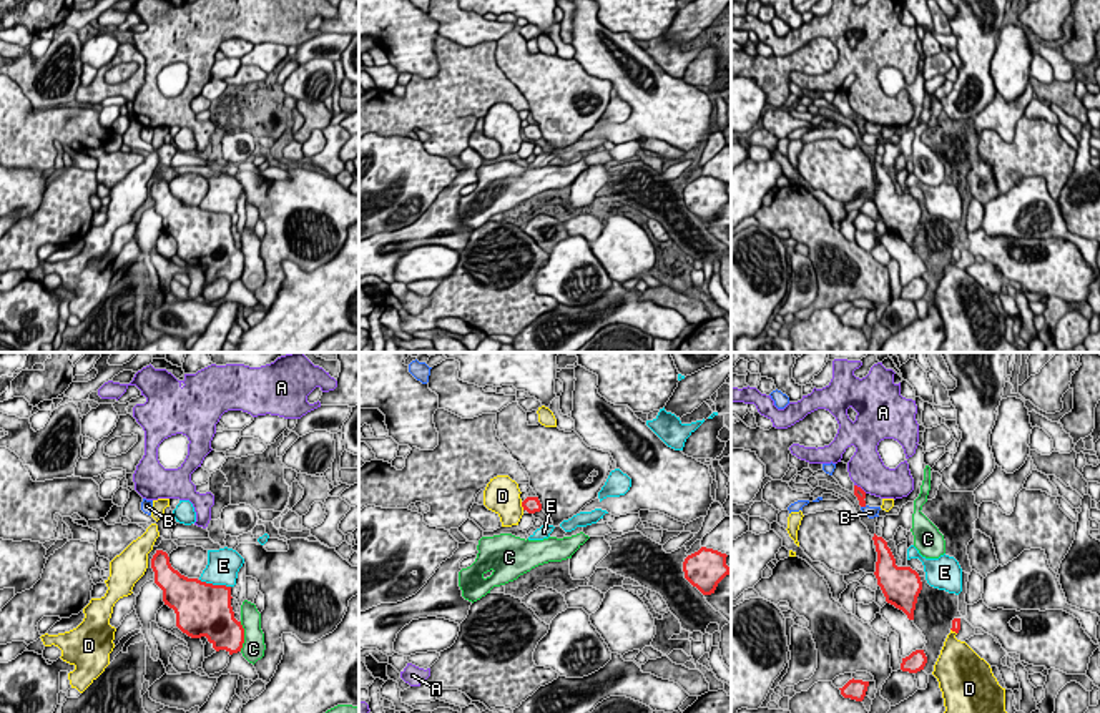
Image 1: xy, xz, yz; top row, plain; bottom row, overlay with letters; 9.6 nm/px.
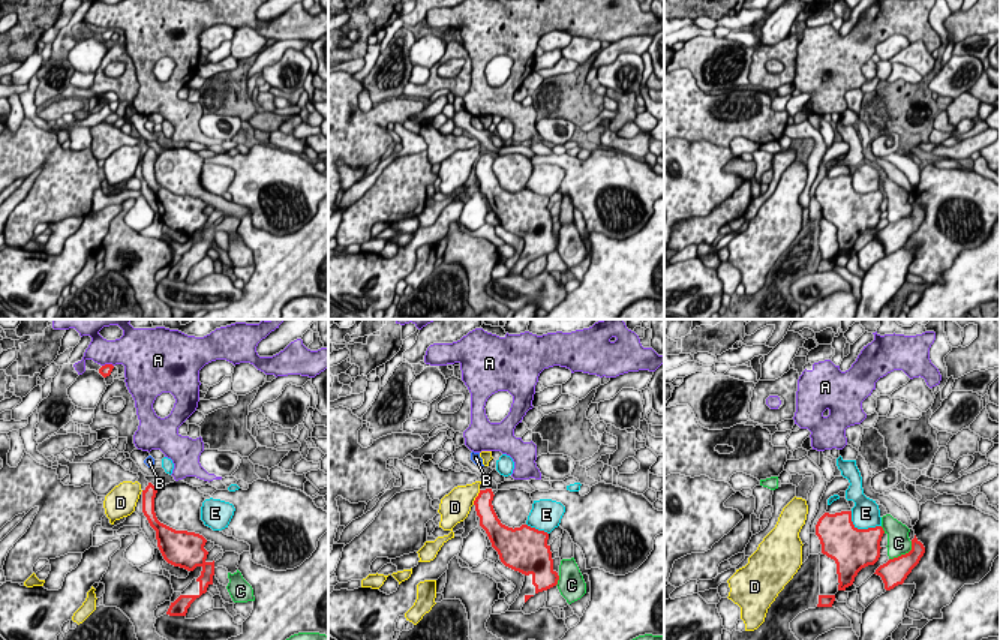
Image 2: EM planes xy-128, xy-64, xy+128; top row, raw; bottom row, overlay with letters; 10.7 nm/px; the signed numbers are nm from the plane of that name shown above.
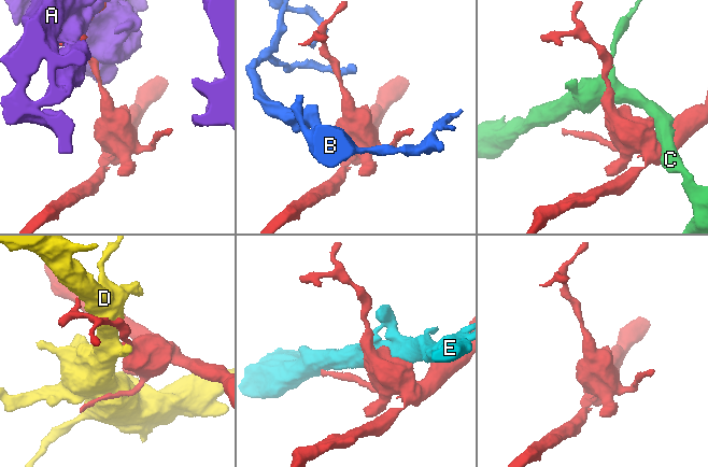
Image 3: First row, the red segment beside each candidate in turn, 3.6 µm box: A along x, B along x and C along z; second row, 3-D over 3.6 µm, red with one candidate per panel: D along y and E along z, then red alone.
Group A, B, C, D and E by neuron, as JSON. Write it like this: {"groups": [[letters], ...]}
{"groups": [["A"], ["B"], ["C"], ["D"], ["E"]]}

